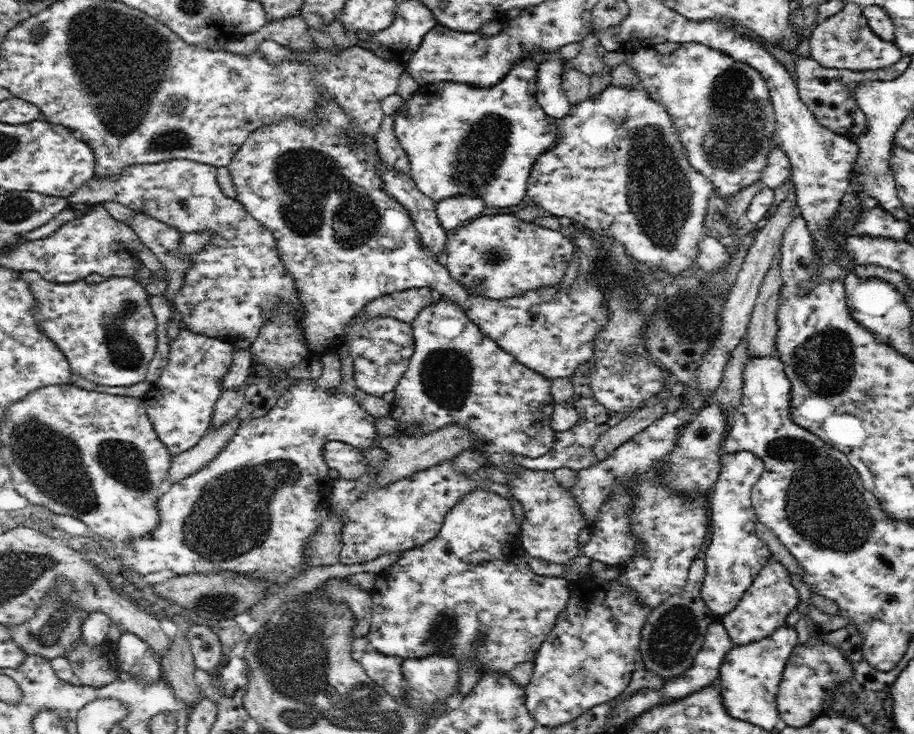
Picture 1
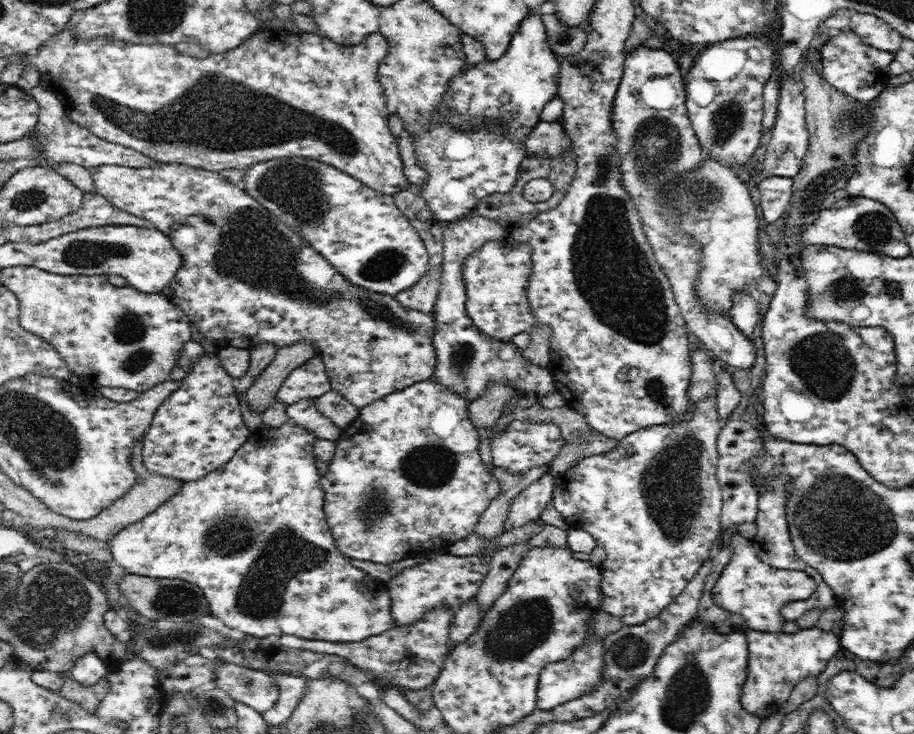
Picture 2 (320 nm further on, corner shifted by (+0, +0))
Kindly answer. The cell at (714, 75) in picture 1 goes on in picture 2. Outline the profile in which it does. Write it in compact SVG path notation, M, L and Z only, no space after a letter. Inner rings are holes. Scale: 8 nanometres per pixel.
M750 35L738 37L729 41L717 42L701 51L694 58L693 65L688 71L683 72L684 89L686 89L686 109L691 120L692 129L695 131L705 160L714 158L724 165L734 168L745 168L752 158L752 154L761 146L763 135L763 88L771 77L773 71L774 45L764 35Z

